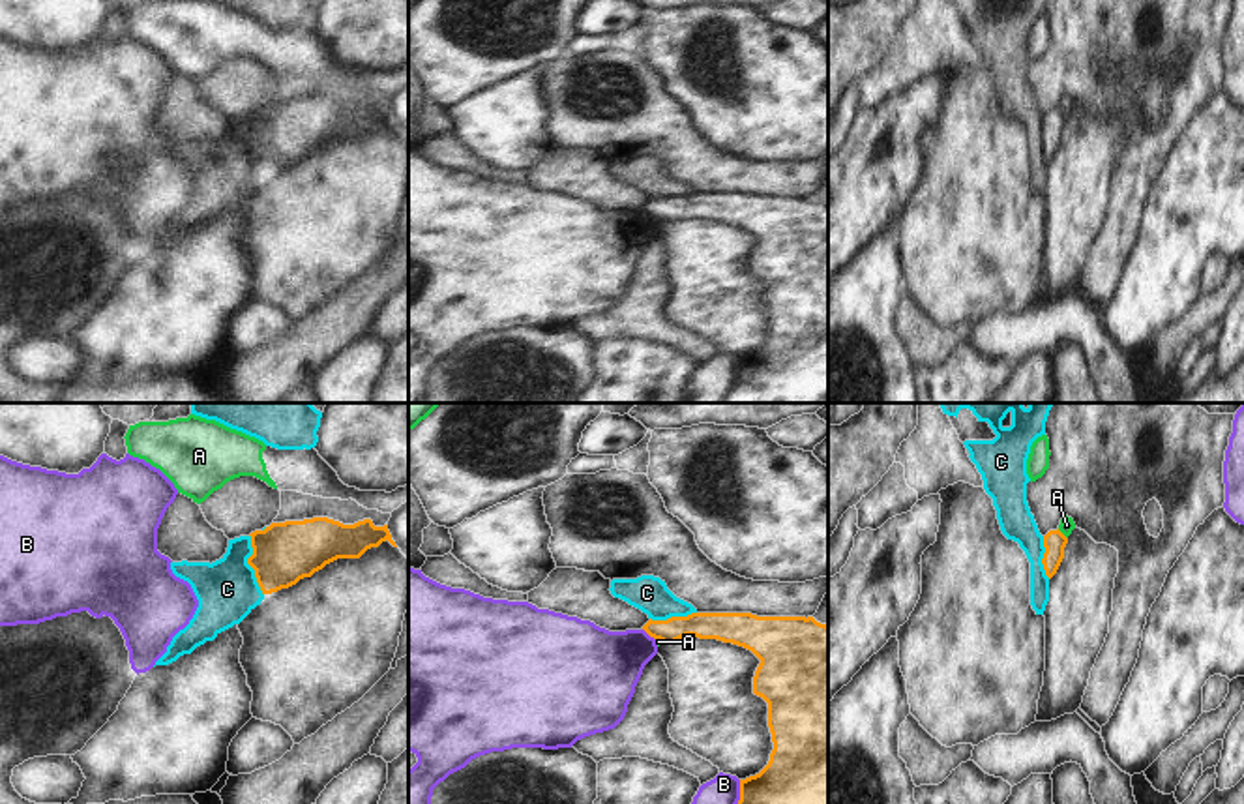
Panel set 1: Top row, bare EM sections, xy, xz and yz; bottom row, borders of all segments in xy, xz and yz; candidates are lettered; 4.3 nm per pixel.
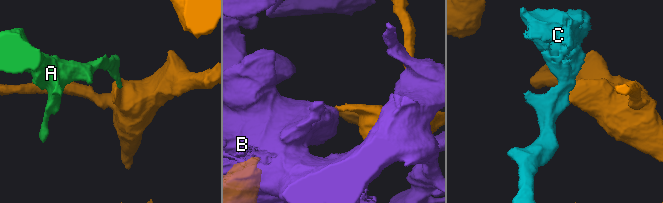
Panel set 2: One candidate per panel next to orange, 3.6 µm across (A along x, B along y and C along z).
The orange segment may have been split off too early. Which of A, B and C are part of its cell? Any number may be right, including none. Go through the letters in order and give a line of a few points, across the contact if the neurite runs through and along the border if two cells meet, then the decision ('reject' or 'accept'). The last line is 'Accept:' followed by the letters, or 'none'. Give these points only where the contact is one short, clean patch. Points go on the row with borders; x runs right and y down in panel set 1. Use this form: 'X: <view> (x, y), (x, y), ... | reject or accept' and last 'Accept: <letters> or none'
A: yz (1057, 529), (1066, 538) | reject
B: reject
C: xy (250, 535), (251, 555), (248, 565), (263, 595) | reject
Accept: none

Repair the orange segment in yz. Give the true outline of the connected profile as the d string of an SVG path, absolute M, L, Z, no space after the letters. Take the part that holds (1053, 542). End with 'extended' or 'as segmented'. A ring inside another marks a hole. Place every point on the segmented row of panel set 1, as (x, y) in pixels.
M1059 529L1049 530L1044 536L1045 553L1044 553L1042 564L1044 564L1045 575L1049 579L1057 573L1057 570L1064 558L1066 543L1068 543L1068 538Z | as segmented

